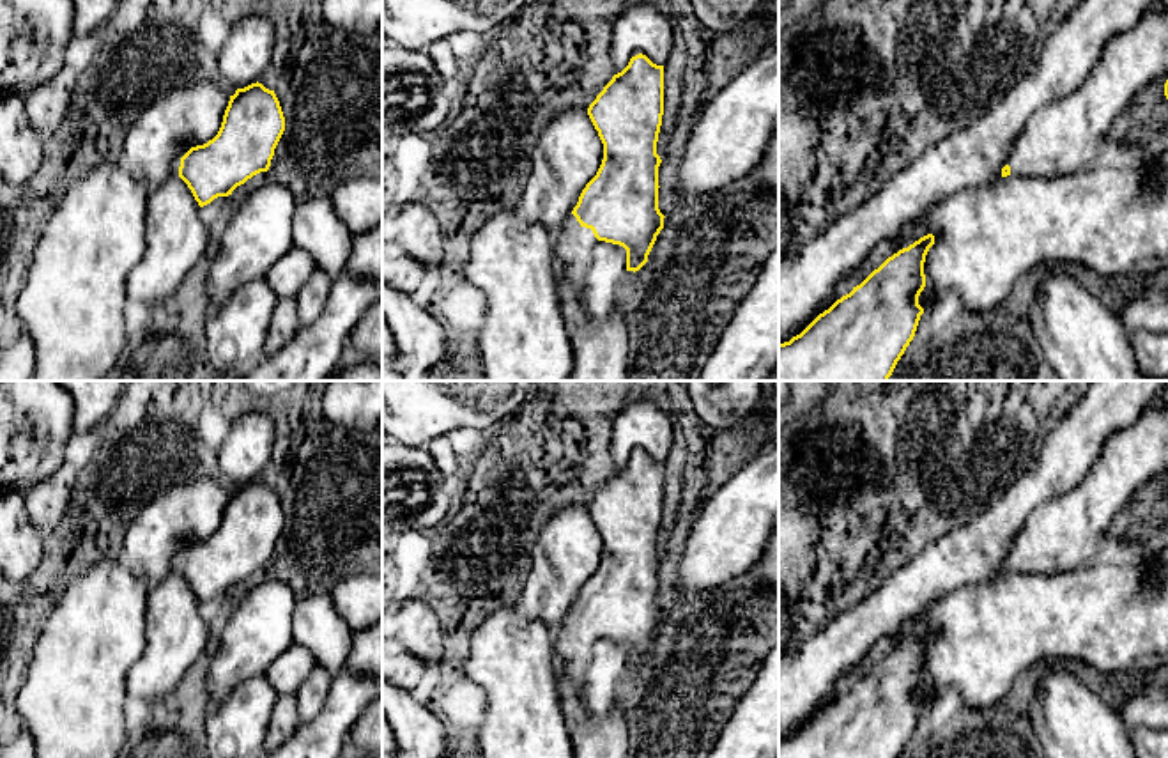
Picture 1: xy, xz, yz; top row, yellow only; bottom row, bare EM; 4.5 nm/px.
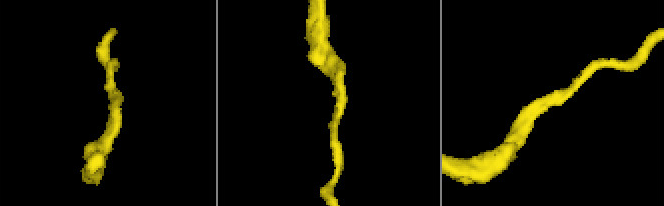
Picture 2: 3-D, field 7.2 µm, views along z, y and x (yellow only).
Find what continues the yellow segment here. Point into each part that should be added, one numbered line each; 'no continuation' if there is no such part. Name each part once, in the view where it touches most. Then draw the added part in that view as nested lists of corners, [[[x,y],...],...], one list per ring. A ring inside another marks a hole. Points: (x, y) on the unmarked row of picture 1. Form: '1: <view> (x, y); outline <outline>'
1: xz (574, 641); outline [[[573,611],[554,630],[556,654],[565,666],[566,677],[579,687],[586,685],[596,639],[593,627],[582,623]]]

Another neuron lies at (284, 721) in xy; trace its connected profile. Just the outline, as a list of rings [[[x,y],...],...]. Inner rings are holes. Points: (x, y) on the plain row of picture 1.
[[[278,694],[274,710],[264,740],[265,751],[274,751],[283,746],[299,726],[299,710],[296,694]]]

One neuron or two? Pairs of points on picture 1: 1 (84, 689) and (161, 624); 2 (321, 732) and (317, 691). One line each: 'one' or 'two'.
1: two
2: two

